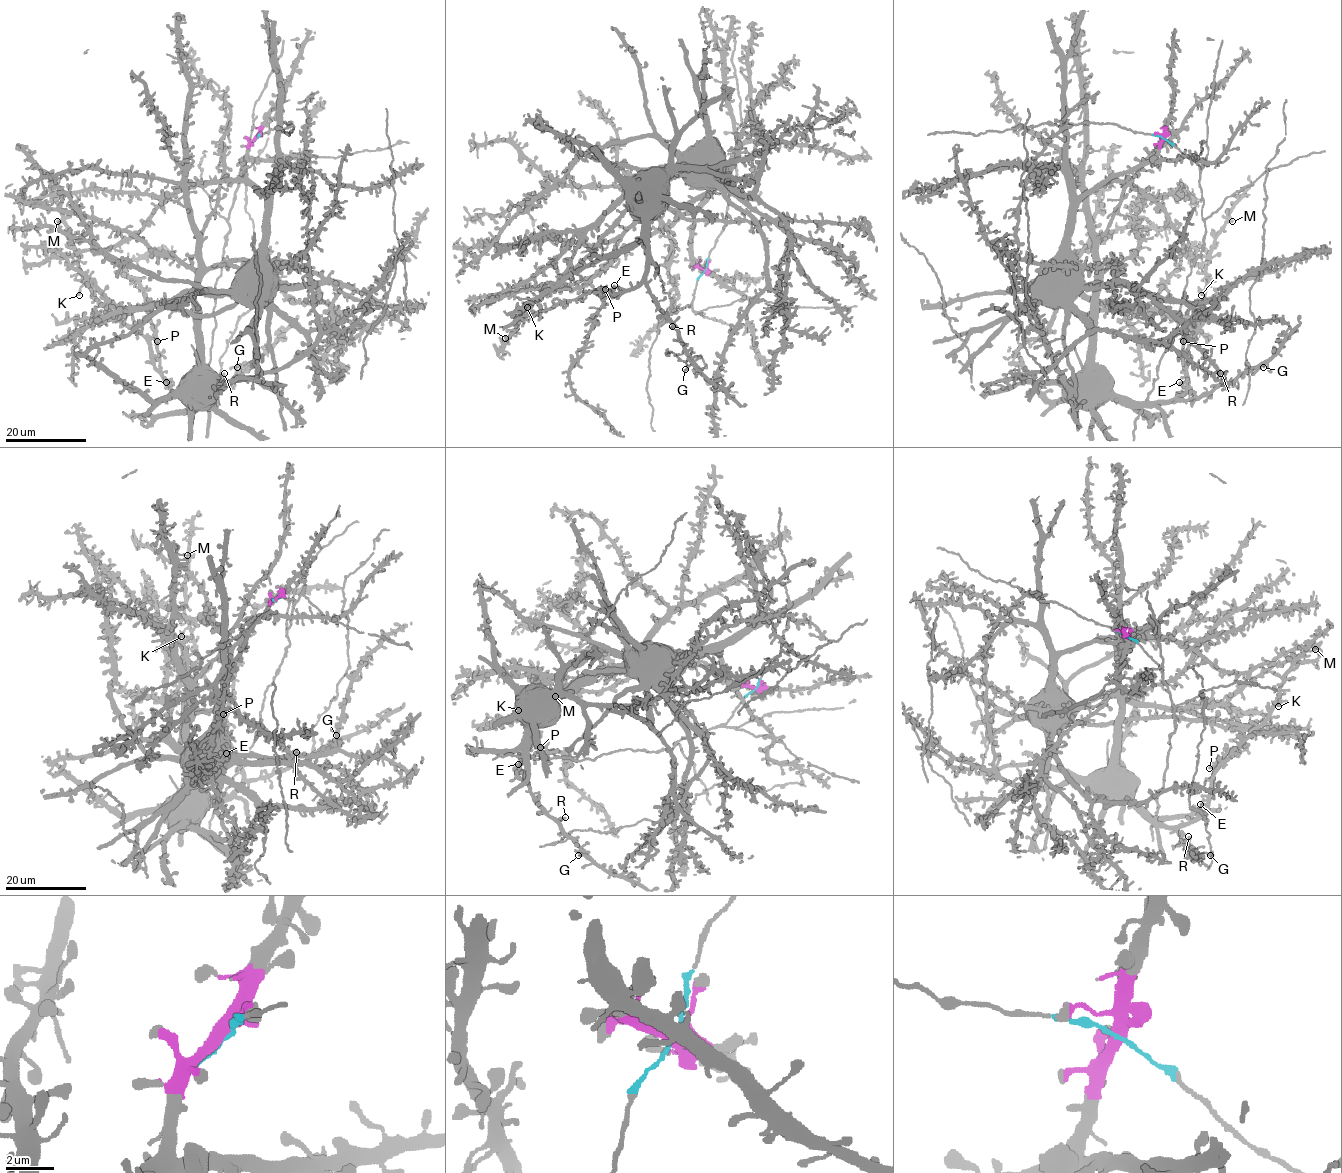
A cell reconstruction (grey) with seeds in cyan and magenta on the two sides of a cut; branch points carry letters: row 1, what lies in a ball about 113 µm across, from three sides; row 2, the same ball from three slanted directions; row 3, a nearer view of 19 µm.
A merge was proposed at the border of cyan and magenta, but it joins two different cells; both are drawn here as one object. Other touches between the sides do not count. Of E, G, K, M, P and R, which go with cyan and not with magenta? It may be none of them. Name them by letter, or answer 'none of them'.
E, G, K, M, P, R

